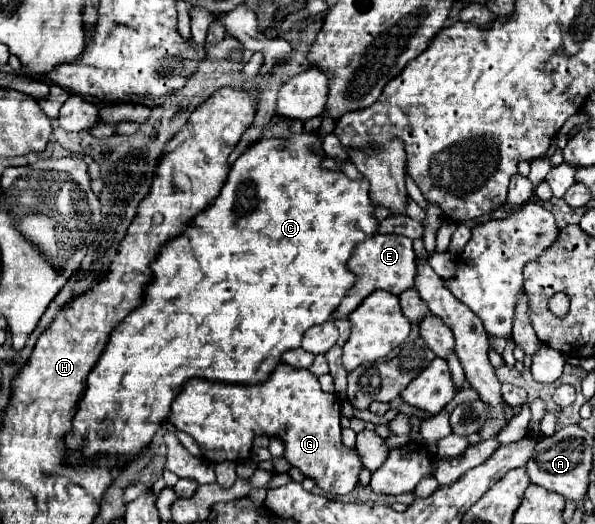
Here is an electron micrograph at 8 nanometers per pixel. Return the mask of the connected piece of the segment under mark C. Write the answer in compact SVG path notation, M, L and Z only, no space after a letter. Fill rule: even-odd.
M302 132L292 134L290 138L260 138L254 142L230 168L228 180L224 182L218 198L214 204L210 204L202 214L194 218L190 224L190 230L182 232L178 238L170 240L158 254L158 258L152 262L154 266L154 282L150 284L150 290L146 290L146 302L130 314L130 318L122 320L122 326L114 330L110 336L110 342L106 350L102 352L102 358L98 360L98 366L88 376L88 386L82 402L78 404L78 412L74 416L74 430L68 434L68 446L70 450L80 450L84 456L96 456L96 454L114 454L120 456L120 460L128 462L134 456L138 456L154 438L160 424L166 420L170 412L170 404L174 396L180 392L180 384L184 384L188 378L210 378L212 382L228 382L228 384L258 384L264 382L270 372L280 362L280 356L286 350L298 348L304 332L314 326L330 320L346 292L354 286L356 276L348 268L348 260L352 256L352 250L358 242L368 240L378 230L378 220L374 216L374 202L368 194L368 180L358 178L350 180L340 170L326 170L320 166L320 162L326 158L320 138L316 132Z

